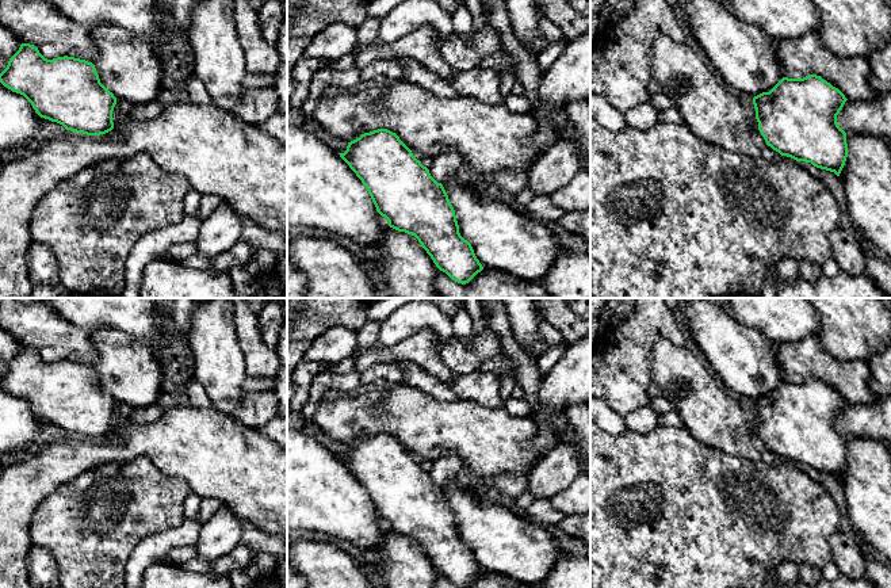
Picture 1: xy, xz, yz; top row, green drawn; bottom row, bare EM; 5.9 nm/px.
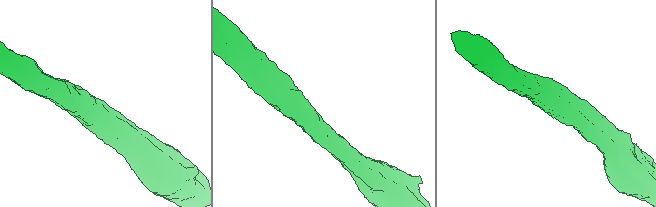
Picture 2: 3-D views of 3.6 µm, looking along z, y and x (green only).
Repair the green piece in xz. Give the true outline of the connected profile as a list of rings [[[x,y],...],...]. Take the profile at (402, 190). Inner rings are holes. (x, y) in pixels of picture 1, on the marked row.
[[[387,129],[364,133],[339,154],[366,186],[376,211],[389,221],[389,226],[414,236],[440,271],[466,285],[483,270],[471,244],[459,233],[455,210],[443,184],[431,176],[395,133]]]

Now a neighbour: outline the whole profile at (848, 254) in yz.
[[[838,226],[830,236],[831,257],[837,261],[840,270],[859,278],[867,274],[865,255],[854,236]]]

